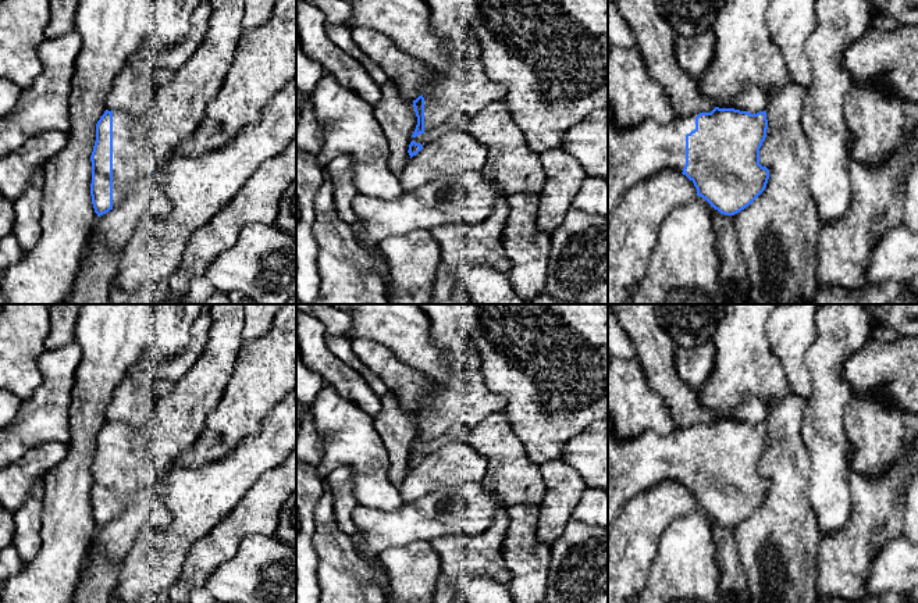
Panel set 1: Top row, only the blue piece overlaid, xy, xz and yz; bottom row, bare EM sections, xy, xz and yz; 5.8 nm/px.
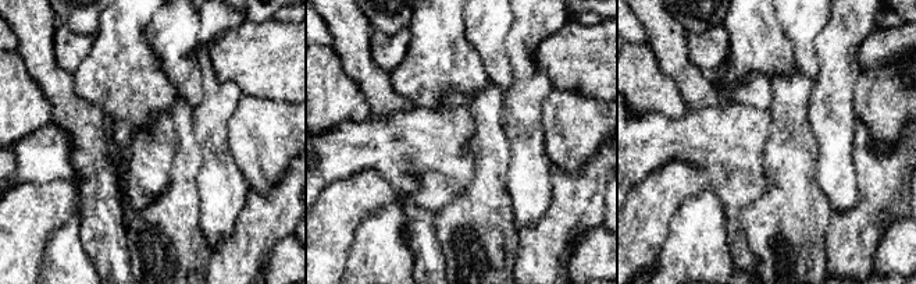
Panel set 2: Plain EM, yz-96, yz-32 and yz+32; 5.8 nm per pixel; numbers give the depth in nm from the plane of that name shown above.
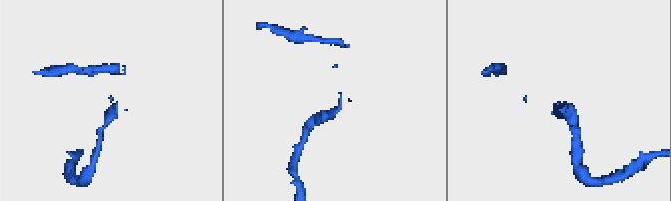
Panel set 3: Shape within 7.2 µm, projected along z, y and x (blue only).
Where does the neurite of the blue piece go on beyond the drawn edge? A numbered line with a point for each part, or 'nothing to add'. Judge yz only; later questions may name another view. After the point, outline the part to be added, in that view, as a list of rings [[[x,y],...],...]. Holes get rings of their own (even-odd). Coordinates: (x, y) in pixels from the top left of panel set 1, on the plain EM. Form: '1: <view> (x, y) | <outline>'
1: yz (637, 464) | [[[608,411],[608,529],[620,507],[636,495],[663,481],[683,484],[686,446],[695,440],[695,428],[669,435],[645,431],[631,439],[616,439]]]

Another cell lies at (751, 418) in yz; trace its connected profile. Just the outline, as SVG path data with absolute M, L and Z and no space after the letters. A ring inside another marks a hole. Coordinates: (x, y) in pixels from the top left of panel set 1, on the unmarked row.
M757 396L746 397L732 413L734 421L748 422L751 425L764 422L766 414L766 404Z

